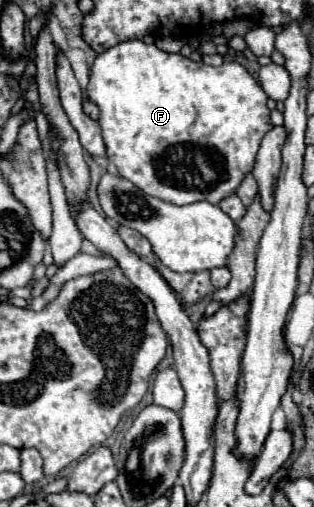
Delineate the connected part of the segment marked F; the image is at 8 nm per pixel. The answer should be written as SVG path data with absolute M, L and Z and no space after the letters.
M126 40L126 42L120 42L118 46L108 48L106 52L98 54L92 68L90 68L90 82L88 82L86 94L100 108L98 124L102 128L102 136L104 136L104 142L108 146L108 160L118 168L118 174L122 178L130 180L134 186L138 186L146 194L156 196L156 198L170 202L170 204L176 204L176 206L184 206L184 204L192 204L192 202L200 202L200 200L218 204L222 198L236 192L244 174L252 172L254 158L256 158L256 152L260 148L262 136L272 128L272 124L268 122L270 110L266 108L266 100L268 100L266 92L256 84L256 80L238 62L224 62L222 66L208 66L204 62L194 62L182 54L168 54L168 52L160 50L158 46L146 44L142 40Z

